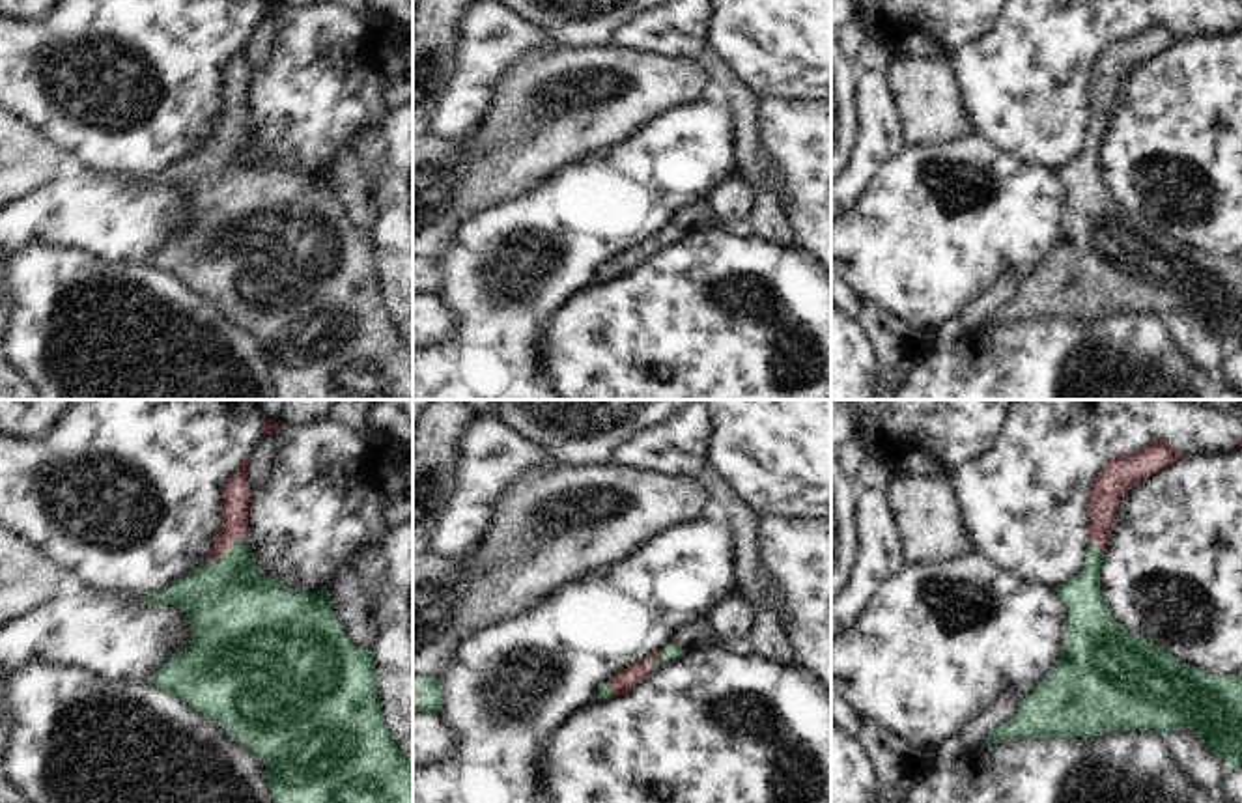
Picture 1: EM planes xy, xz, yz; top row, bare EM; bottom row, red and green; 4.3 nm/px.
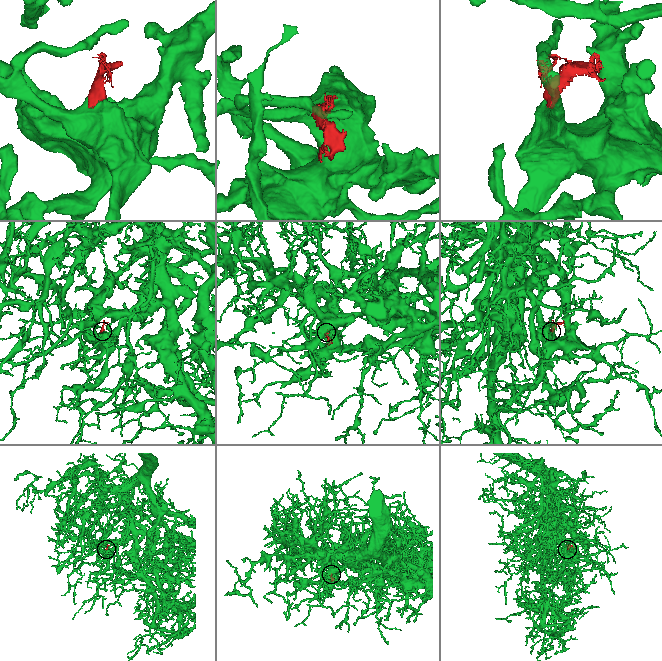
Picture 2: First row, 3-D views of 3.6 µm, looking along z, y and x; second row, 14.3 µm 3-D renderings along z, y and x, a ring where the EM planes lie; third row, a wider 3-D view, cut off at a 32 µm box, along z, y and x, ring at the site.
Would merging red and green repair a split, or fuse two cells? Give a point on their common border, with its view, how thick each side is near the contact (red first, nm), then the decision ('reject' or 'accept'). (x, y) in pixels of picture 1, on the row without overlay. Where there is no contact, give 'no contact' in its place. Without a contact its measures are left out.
xy (221, 137) | 120/380 nm | accept

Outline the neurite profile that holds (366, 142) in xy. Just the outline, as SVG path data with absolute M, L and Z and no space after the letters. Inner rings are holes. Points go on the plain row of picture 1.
M362 125L349 138L349 149L359 159L362 174L374 181L385 157L385 138L375 125Z

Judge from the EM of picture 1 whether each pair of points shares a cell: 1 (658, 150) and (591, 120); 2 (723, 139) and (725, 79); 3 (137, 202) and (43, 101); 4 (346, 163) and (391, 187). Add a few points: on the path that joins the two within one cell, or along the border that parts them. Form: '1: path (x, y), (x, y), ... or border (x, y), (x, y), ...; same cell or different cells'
1: border (665, 111), (660, 111), (620, 142), (589, 154); different cells
2: border (727, 103), (733, 114), (734, 148); different cells
3: border (86, 169), (141, 178); different cells
4: border (370, 182), (376, 206), (374, 225); different cells

